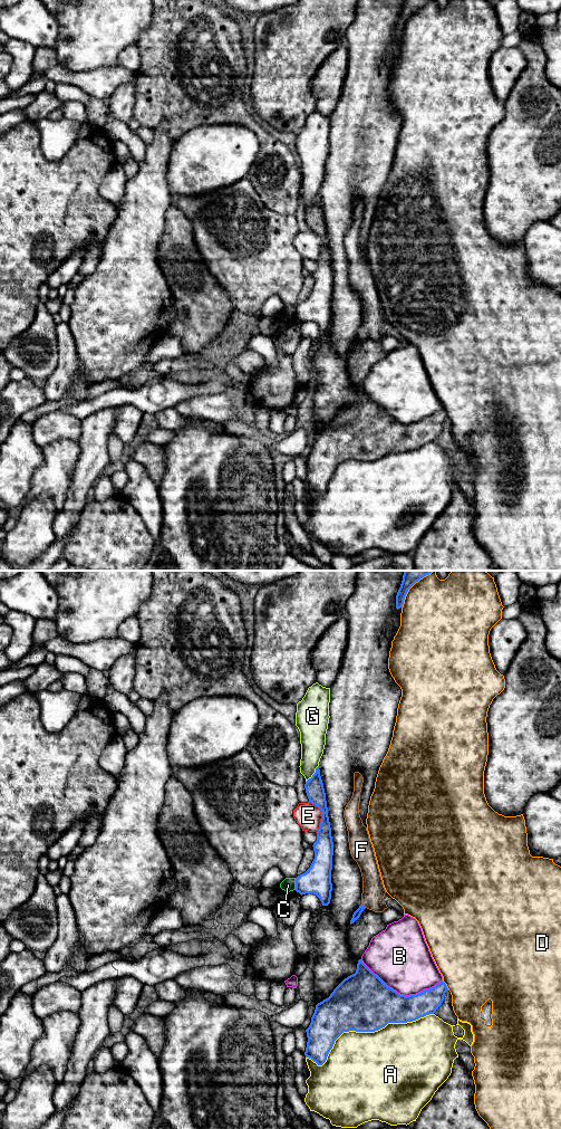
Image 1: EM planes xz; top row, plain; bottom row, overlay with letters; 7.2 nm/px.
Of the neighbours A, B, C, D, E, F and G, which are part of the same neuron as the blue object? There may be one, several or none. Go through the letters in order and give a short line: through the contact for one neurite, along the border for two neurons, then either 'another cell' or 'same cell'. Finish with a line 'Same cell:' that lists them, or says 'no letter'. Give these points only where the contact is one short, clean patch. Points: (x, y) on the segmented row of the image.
A: another cell
B: another cell
C: xz (294, 878), (296, 889) | another cell
D: another cell
E: xz (309, 801), (319, 809), (321, 814), (321, 822), (317, 832) | another cell
F: another cell
G: another cell
Same cell: no letter

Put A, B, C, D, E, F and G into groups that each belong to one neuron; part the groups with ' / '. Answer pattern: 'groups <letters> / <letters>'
groups A / B / C E / D / F / G

